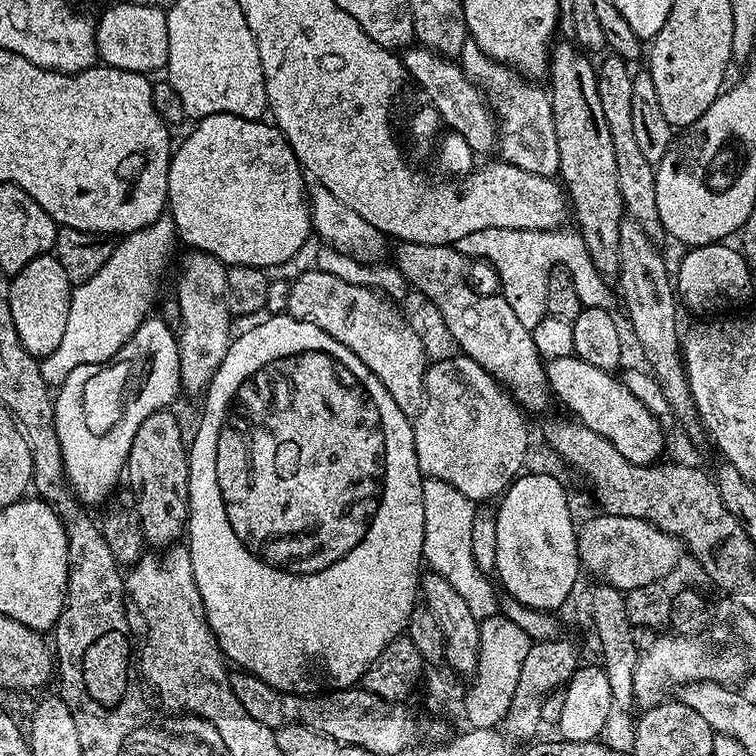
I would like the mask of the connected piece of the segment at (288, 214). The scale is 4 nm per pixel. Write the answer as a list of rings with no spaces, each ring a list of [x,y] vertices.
[[[210,114],[206,118],[195,121],[192,133],[184,141],[175,145],[172,161],[170,162],[170,174],[168,175],[168,202],[167,211],[170,219],[178,229],[179,235],[189,245],[189,249],[198,252],[209,252],[211,256],[217,256],[225,266],[238,265],[256,267],[263,270],[271,270],[287,260],[292,260],[304,248],[308,236],[313,235],[312,219],[308,217],[308,201],[306,199],[306,187],[304,188],[305,173],[300,167],[300,159],[294,154],[294,150],[288,144],[288,140],[280,133],[275,123],[264,120],[247,120],[238,118],[234,114]]]

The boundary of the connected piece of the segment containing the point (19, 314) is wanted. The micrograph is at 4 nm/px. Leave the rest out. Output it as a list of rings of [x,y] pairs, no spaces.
[[[51,253],[34,258],[9,281],[10,314],[15,330],[27,352],[39,360],[52,354],[55,347],[61,345],[66,332],[71,289],[64,267]]]

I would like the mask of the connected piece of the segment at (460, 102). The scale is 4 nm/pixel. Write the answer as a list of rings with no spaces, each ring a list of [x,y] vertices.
[[[412,46],[403,53],[405,73],[428,95],[427,103],[436,109],[441,121],[451,131],[464,138],[476,154],[488,152],[497,147],[496,121],[488,105],[484,103],[484,95],[468,81],[459,63],[443,56],[437,56],[429,48]]]

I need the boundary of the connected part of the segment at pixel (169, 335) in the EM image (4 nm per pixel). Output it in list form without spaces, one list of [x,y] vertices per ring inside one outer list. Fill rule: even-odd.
[[[149,318],[143,324],[138,326],[138,330],[131,338],[125,342],[122,349],[122,355],[119,358],[113,358],[107,364],[87,364],[86,366],[78,366],[78,370],[70,370],[70,374],[59,385],[58,391],[54,396],[56,406],[56,429],[58,430],[58,446],[62,446],[62,462],[64,463],[64,472],[68,476],[68,486],[72,489],[77,500],[85,506],[93,506],[92,504],[103,505],[117,491],[118,485],[121,483],[122,477],[125,475],[128,467],[128,455],[130,454],[130,442],[134,442],[134,434],[138,434],[138,426],[142,426],[142,422],[146,422],[146,418],[150,418],[150,414],[165,411],[176,400],[176,395],[181,395],[180,387],[180,345],[178,336],[175,331],[168,329],[168,324],[164,320],[155,320]]]

